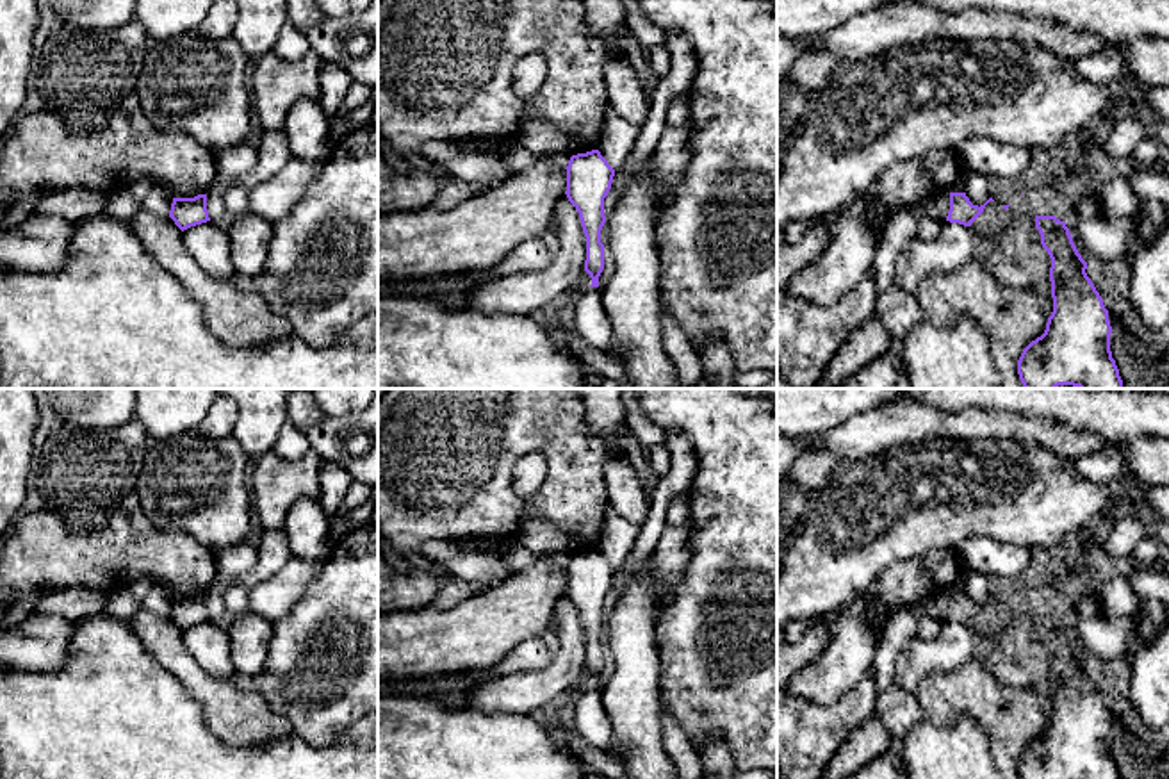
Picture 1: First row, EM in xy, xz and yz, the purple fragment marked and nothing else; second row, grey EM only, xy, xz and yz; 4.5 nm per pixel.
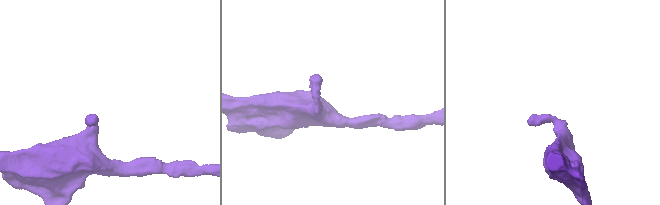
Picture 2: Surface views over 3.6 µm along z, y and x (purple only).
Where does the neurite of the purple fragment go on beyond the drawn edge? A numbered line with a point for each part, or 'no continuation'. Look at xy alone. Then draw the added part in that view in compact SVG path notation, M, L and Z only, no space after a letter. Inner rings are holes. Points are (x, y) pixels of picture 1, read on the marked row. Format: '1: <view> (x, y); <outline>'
no continuation

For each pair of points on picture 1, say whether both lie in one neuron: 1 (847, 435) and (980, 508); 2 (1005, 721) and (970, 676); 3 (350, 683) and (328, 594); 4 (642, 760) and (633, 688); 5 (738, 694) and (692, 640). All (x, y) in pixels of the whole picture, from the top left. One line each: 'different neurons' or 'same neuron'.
1: different neurons
2: same neuron
3: same neuron
4: same neuron
5: same neuron

